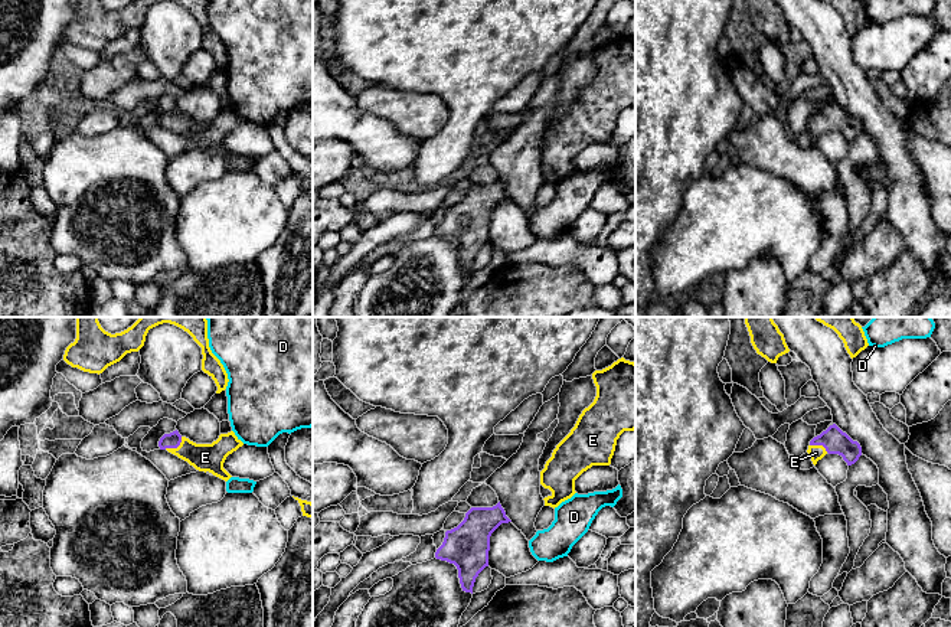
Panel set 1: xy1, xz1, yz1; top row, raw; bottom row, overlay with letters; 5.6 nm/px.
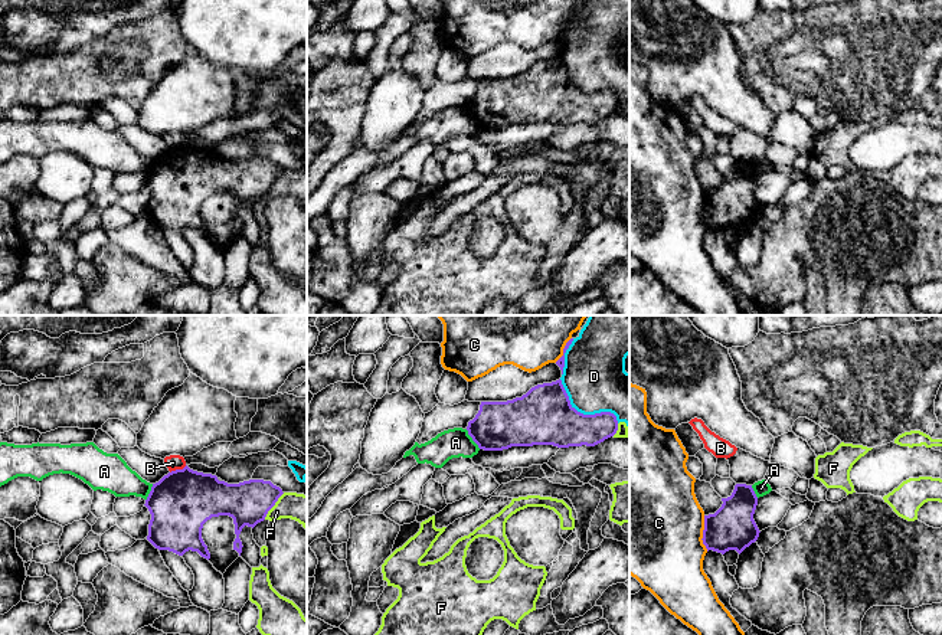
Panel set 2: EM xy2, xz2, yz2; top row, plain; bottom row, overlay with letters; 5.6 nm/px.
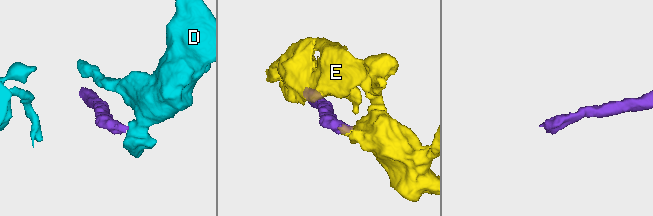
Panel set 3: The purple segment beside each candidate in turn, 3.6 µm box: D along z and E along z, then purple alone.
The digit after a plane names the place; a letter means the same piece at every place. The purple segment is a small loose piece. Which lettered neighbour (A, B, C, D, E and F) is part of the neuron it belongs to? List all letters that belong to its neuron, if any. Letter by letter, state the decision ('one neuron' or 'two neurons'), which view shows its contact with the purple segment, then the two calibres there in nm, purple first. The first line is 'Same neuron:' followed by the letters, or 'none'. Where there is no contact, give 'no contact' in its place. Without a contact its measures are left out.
Same neuron: E
A: two neurons | xz2 | 280/160 nm
B: two neurons | xy2 | 360/90 nm
C: two neurons | yz2 | 260/500 nm
D: two neurons | xz2 | 320/360 nm
E: one neuron | xy1 | 90/160 nm
F: two neurons | xy2 | 240/160 nm

